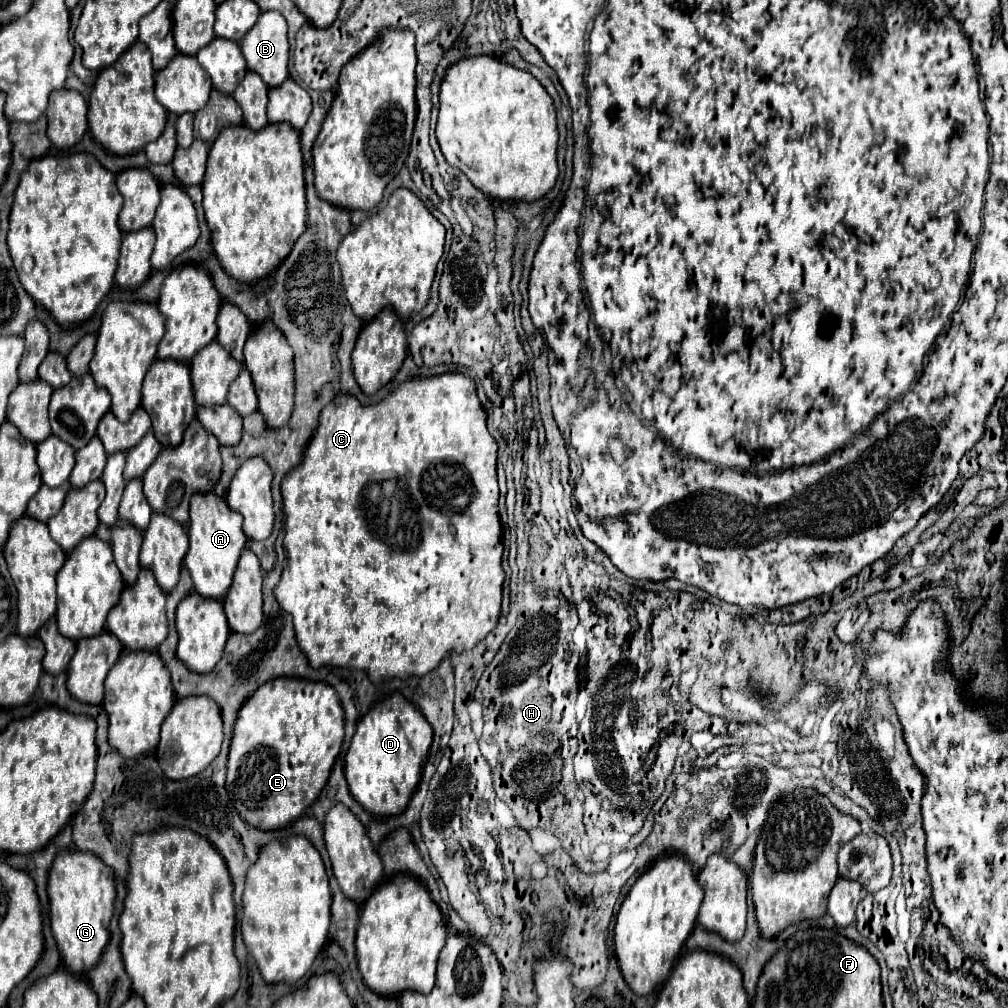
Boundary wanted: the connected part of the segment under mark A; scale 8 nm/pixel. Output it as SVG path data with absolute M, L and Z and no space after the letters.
M213 492L207 496L195 496L195 500L191 500L191 522L187 526L189 550L185 554L185 566L191 574L195 590L201 596L211 600L223 600L227 596L233 584L233 574L237 570L241 550L247 546L247 536L241 524L243 516L233 512L227 502Z

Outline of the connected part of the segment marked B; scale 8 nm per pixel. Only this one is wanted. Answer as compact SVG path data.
M263 12L259 16L259 24L241 40L241 52L245 56L247 68L251 72L257 72L265 84L271 88L281 86L289 78L289 42L287 42L287 22L279 12Z

